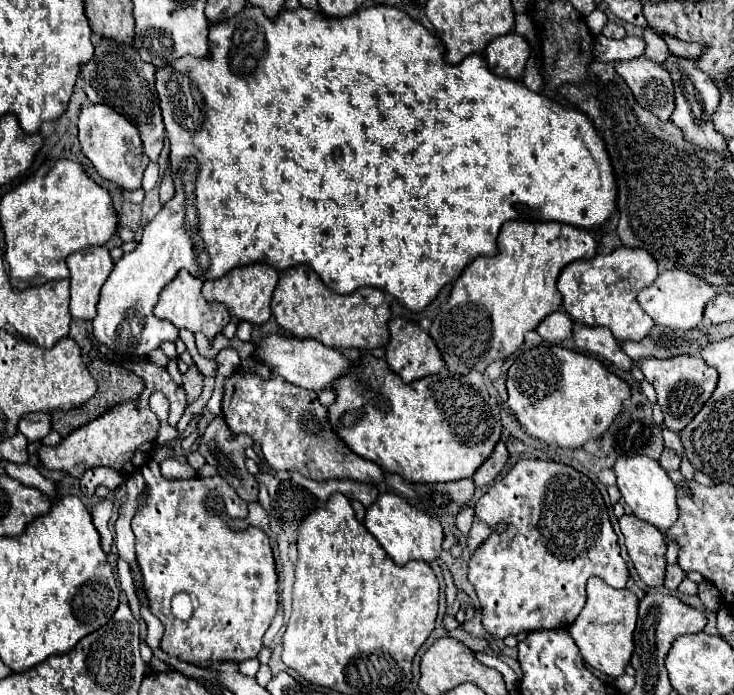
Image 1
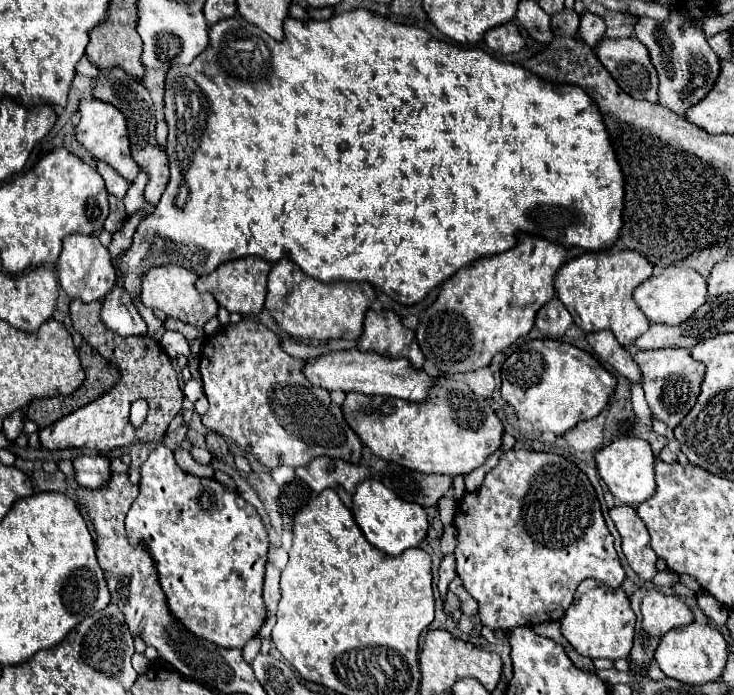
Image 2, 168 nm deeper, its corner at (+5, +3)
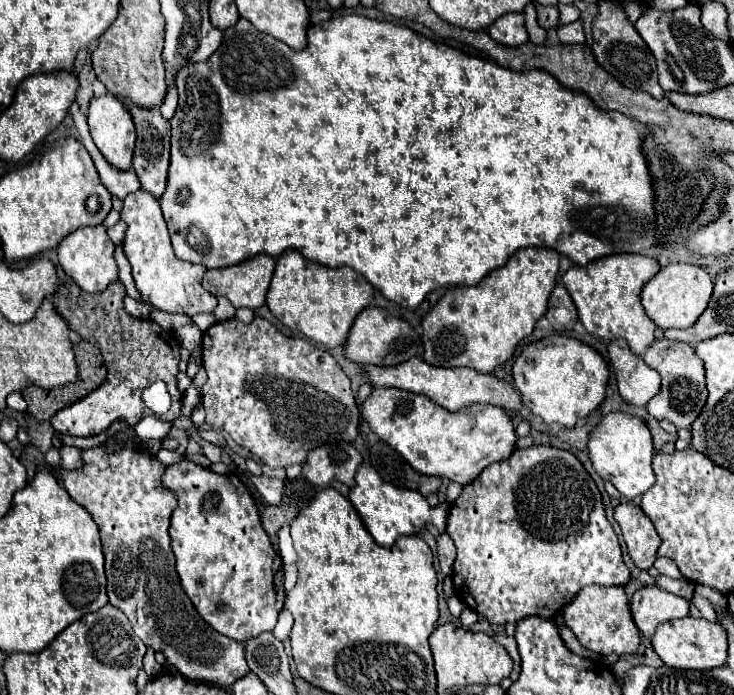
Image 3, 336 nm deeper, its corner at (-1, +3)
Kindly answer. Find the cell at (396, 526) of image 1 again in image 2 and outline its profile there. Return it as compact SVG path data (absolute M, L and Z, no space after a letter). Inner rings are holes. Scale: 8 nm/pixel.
M368 479L364 483L358 485L356 495L354 495L354 507L352 507L354 519L360 525L364 537L378 547L380 551L398 557L402 551L410 549L410 547L418 547L426 533L428 533L428 513L414 503L402 501L400 497L396 497L396 493L392 493L392 489L388 489L386 485L382 485L380 481Z

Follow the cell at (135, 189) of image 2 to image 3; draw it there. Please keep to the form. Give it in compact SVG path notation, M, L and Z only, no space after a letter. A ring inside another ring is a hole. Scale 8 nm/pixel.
M142 189L136 193L130 193L124 199L122 219L128 223L126 237L122 243L124 253L132 265L136 289L140 291L140 297L146 303L150 303L156 309L162 309L168 313L182 313L182 315L214 311L216 297L202 287L202 277L206 273L206 267L180 261L174 255L158 199Z

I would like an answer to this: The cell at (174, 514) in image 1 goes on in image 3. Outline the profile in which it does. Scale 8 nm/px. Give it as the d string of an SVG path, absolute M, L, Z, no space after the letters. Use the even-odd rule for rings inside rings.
M186 459L166 467L162 481L178 497L178 507L172 513L170 525L172 551L176 555L176 569L182 587L194 603L196 611L218 633L240 643L258 637L264 631L272 631L286 597L282 585L282 557L272 549L270 537L262 529L256 501L252 499L246 485L234 473L218 475Z

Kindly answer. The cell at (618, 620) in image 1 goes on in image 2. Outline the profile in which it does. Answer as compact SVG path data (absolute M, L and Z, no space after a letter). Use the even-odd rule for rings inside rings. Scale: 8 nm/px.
M586 579L574 595L574 603L568 607L560 619L562 635L570 645L588 659L626 659L632 649L634 635L634 611L630 609L630 599L622 587L608 587L600 581Z

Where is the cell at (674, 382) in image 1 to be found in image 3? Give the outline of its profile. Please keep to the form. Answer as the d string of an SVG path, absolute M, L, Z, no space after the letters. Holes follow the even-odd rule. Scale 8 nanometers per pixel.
M656 339L644 353L644 363L662 375L662 389L646 405L648 413L658 421L666 419L666 421L674 423L676 427L690 429L690 425L702 411L706 397L708 397L706 381L704 381L704 365L702 365L702 361L698 361L698 355L694 353L694 349L682 341Z

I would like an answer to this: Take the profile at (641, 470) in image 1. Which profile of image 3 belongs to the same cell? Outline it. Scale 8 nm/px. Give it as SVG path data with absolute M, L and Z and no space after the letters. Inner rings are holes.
M626 413L604 415L590 431L588 455L594 471L604 481L610 481L626 499L644 495L656 481L652 471L652 455L654 455L652 437L650 431L646 429L646 423L638 417Z

